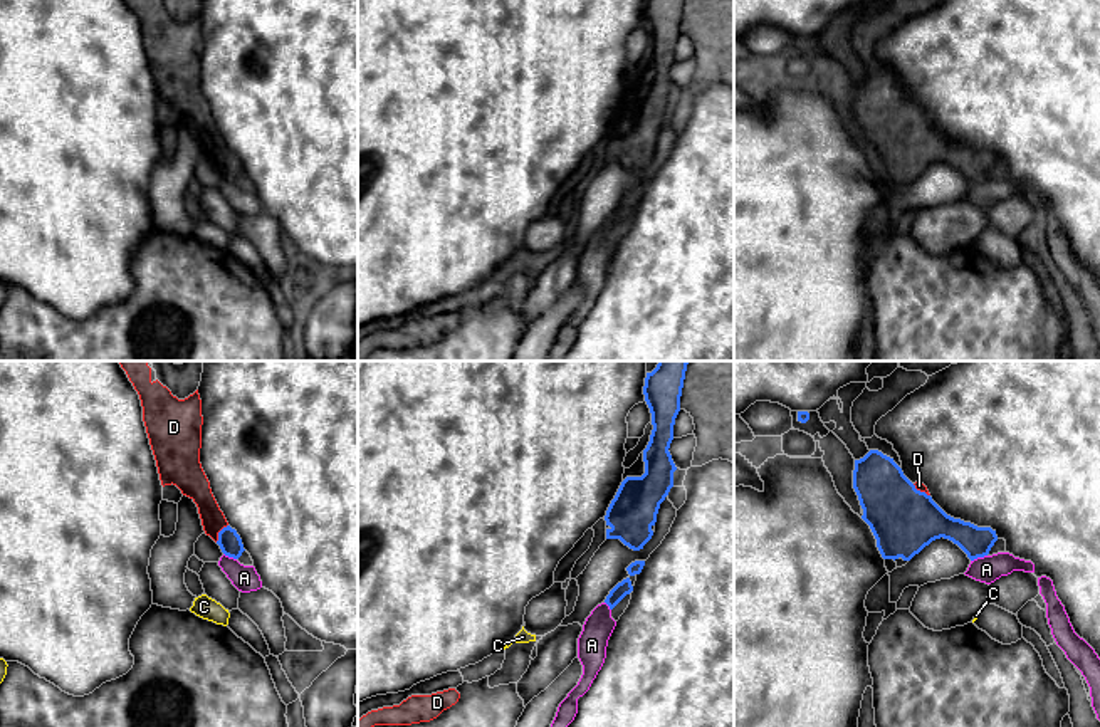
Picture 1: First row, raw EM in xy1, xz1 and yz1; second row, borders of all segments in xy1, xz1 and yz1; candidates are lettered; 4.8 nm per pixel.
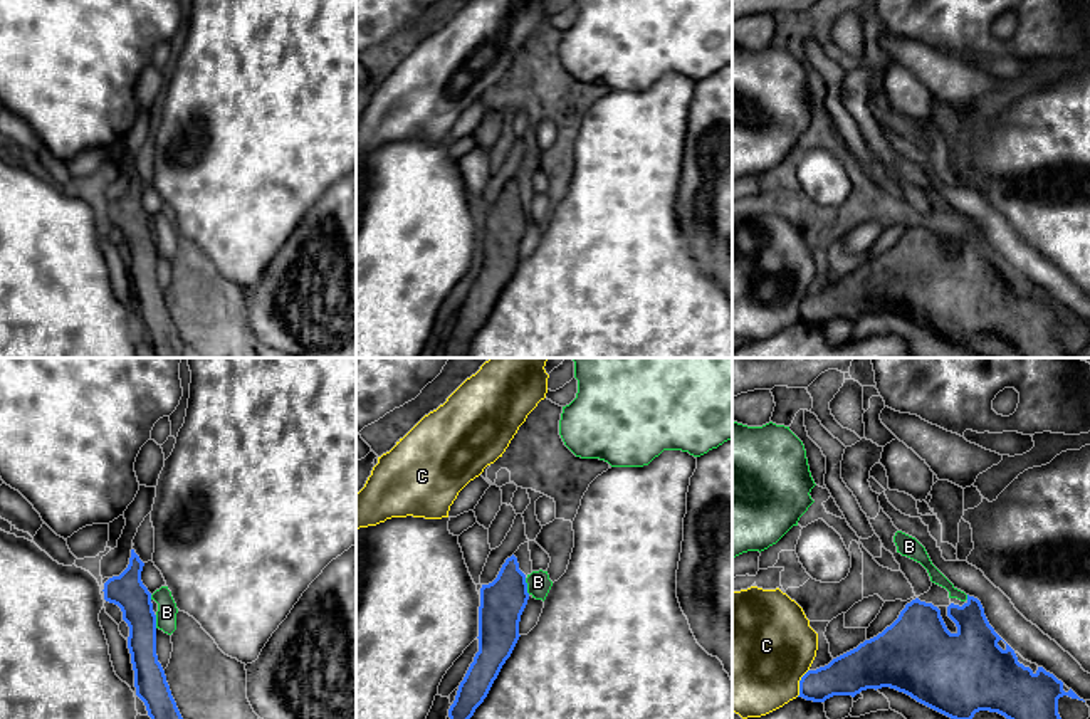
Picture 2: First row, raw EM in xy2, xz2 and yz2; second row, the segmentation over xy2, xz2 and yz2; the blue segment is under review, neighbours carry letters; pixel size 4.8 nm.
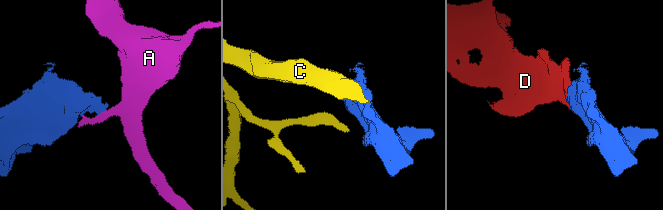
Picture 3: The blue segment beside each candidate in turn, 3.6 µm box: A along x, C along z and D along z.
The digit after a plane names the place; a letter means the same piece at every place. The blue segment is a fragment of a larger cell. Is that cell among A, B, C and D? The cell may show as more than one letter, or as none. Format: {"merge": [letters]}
{"merge": ["D"]}

